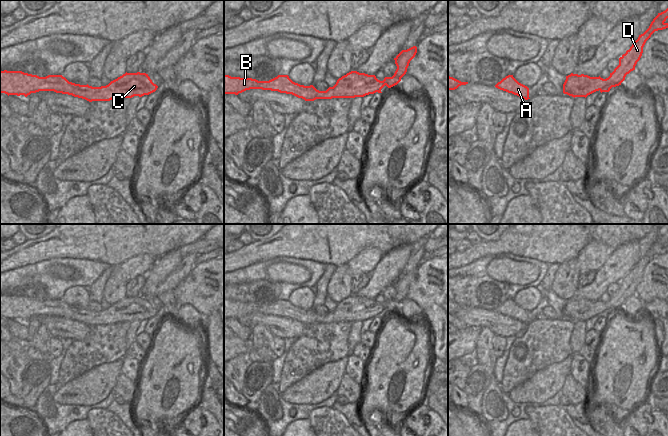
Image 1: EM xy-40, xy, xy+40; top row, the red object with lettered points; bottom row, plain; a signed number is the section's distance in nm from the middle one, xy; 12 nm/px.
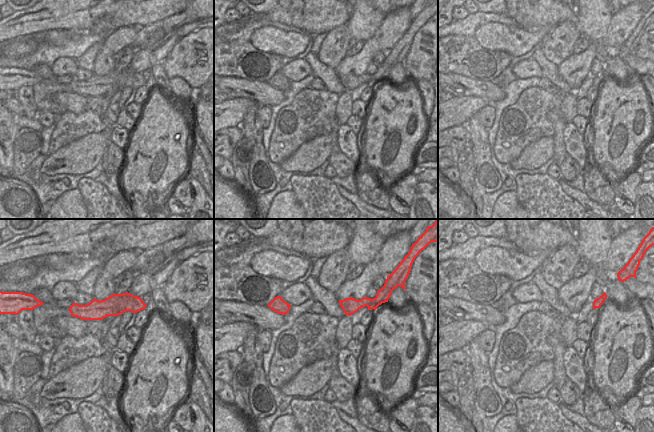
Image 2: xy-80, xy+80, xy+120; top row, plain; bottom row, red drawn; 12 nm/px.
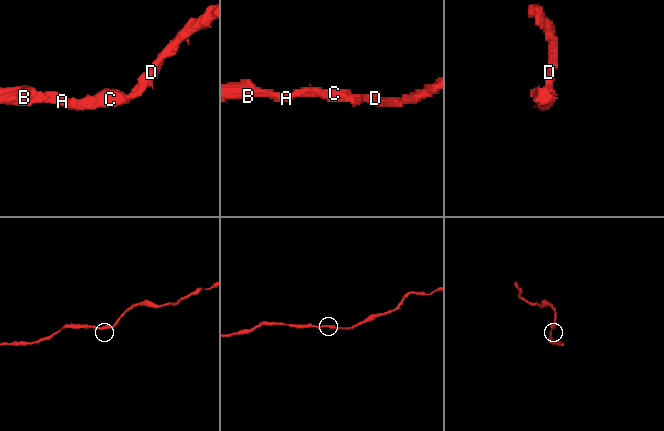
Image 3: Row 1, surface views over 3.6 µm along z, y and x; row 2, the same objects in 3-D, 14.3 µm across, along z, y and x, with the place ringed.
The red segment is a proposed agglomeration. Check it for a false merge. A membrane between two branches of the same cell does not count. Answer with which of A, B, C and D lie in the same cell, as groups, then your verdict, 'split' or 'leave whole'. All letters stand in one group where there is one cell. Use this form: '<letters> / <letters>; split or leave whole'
A B C D; leave whole

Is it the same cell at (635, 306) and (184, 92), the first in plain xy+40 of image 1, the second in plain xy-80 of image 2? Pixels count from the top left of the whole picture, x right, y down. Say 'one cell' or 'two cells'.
one cell

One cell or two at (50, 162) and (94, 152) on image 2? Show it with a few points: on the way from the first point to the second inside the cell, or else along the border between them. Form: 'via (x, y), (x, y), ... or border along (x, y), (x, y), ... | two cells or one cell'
via (61, 162), (83, 155) | one cell

